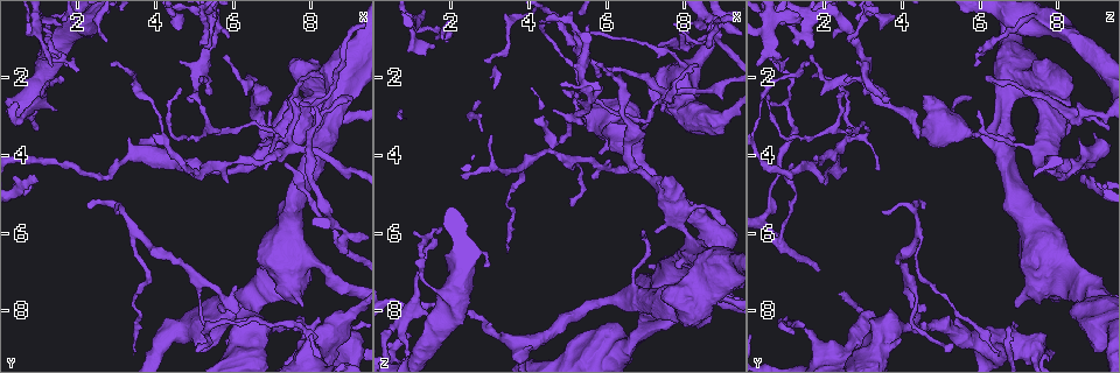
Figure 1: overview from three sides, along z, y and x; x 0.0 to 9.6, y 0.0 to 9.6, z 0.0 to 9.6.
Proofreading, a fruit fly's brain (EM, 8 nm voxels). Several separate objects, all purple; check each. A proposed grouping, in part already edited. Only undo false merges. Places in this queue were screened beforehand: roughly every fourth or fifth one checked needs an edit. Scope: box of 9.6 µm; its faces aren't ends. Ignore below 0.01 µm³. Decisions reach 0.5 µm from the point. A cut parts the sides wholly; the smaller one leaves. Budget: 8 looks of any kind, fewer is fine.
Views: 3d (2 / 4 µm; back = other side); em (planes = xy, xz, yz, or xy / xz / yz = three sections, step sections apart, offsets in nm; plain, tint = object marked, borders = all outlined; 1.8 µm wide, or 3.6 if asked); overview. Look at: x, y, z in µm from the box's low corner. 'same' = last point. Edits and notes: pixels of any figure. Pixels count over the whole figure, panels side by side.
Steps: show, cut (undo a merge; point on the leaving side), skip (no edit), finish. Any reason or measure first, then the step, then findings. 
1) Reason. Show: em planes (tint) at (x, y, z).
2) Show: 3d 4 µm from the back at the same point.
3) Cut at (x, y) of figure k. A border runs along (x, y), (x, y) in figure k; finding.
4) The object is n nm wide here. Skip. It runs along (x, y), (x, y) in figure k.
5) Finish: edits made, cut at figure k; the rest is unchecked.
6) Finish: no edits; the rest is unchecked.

Thin arm on a thick one. Show: em 3.6 µm planes (tint) at (7.70, 3.35, 5.65).

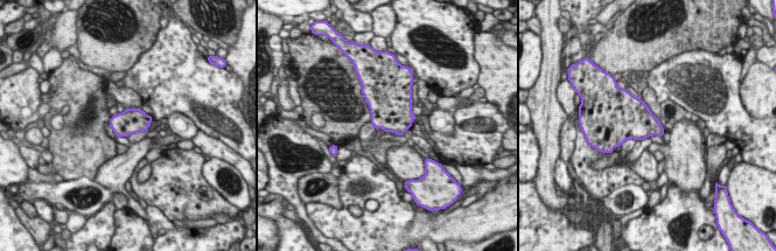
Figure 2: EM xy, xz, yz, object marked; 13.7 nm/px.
Skip. One neuron here.

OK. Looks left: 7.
Four arms meet. Show: 3d 2 µm at (7.60, 3.85, 2.35).

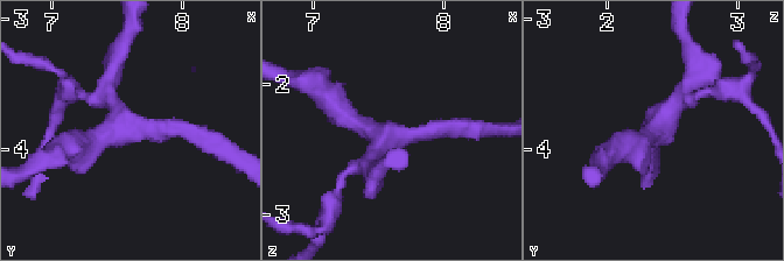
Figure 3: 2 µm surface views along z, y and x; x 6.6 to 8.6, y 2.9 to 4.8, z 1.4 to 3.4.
Need the tissue. Show: em xy step 4 (tint) at (7.60, 3.86, 2.38).

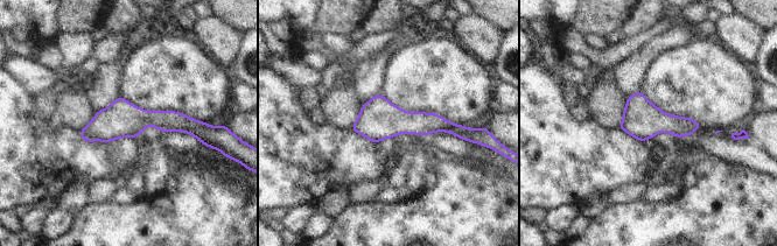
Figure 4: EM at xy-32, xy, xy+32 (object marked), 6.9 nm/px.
Show: em planes (tint) at the same point.

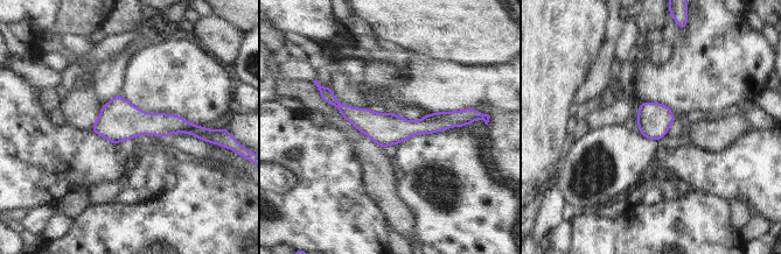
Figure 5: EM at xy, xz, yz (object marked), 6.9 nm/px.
Skip. One neuron here.

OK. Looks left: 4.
Thick turns thin. Show: em planes (tint) at (8.75, 8.80, 6.05).

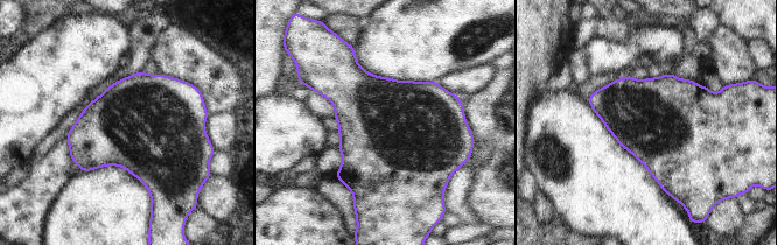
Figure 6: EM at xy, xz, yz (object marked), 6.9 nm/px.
Skip. Continuous, no second neuron.

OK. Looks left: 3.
Finish: no edits; the rest is unchecked.

